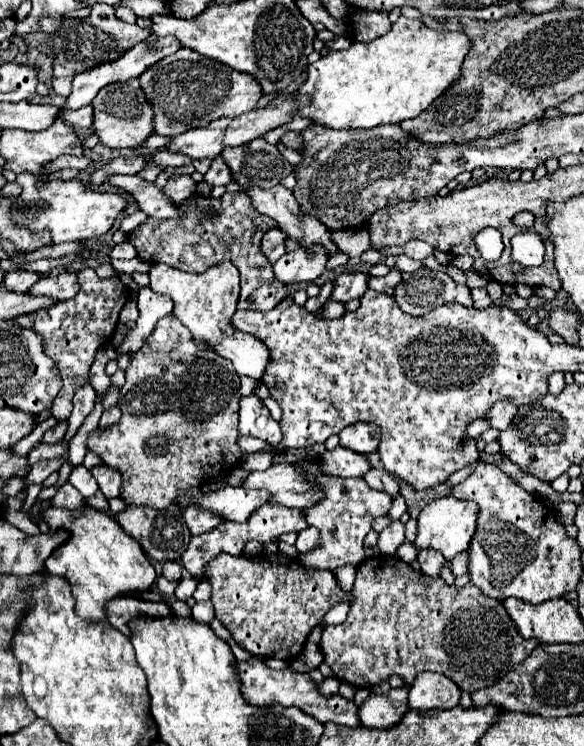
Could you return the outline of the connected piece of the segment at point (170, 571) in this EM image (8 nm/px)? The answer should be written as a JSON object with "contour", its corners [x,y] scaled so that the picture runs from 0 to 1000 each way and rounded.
{"contour":[[[284,753],[277,761],[277,772],[284,777],[308,777],[308,769],[312,769],[312,759],[305,753]]]}

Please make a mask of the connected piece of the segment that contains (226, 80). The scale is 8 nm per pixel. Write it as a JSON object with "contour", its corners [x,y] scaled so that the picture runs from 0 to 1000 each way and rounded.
{"contour":[[[305,67],[274,83],[260,86],[236,102],[240,118],[264,147],[264,180],[301,182],[332,169],[373,158],[404,158],[438,145],[449,129],[442,110],[421,99],[408,99],[377,83],[366,83],[332,67]]]}

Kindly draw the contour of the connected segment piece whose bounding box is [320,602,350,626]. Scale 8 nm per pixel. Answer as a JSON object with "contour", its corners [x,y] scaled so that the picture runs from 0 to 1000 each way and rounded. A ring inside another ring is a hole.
{"contour":[[[586,807],[579,812],[572,812],[555,828],[551,828],[551,839],[562,839],[562,836],[586,836],[586,831],[592,831],[592,823],[596,823],[596,807]]]}

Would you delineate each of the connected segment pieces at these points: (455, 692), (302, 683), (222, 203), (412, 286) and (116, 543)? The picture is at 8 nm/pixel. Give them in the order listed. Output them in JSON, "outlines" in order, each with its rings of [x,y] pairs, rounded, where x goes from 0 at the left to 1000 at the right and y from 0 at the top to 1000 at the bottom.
{"outlines":[[[[723,901],[702,920],[702,949],[777,949],[788,938],[788,925],[777,914],[747,901]]],[[[425,885],[425,887],[408,887],[408,906],[414,914],[414,928],[418,936],[435,944],[435,946],[507,946],[517,954],[538,960],[545,968],[572,968],[586,973],[616,973],[613,968],[613,949],[603,938],[592,938],[582,930],[555,933],[548,928],[548,920],[531,909],[527,901],[503,901],[503,898],[466,898],[459,895],[449,885]]],[[[387,257],[380,265],[360,265],[360,263],[342,263],[332,260],[322,268],[315,268],[308,273],[308,284],[315,287],[312,292],[301,295],[267,295],[267,292],[253,292],[243,303],[229,306],[219,314],[219,324],[233,332],[236,346],[253,351],[253,354],[288,354],[295,359],[315,362],[315,365],[353,365],[360,357],[377,354],[377,351],[397,351],[408,362],[411,362],[411,402],[408,402],[408,416],[442,416],[442,418],[459,418],[466,416],[486,397],[490,397],[490,383],[476,383],[476,378],[469,378],[469,367],[466,367],[466,354],[455,349],[455,343],[445,335],[445,322],[449,316],[462,308],[473,306],[476,300],[469,298],[469,292],[445,287],[435,273],[432,265],[421,257]]],[[[716,362],[716,365],[692,365],[688,378],[675,386],[675,402],[678,408],[705,424],[726,424],[733,416],[743,416],[757,408],[767,405],[784,405],[791,410],[808,410],[805,399],[805,386],[801,383],[784,383],[764,365],[747,365],[747,362]]],[[[154,678],[137,686],[82,681],[75,692],[86,702],[86,710],[113,708],[123,716],[106,732],[99,732],[99,737],[92,737],[92,743],[86,743],[79,751],[79,764],[96,772],[113,772],[130,802],[130,820],[147,834],[185,836],[182,810],[188,804],[226,794],[253,794],[264,783],[267,764],[243,732],[223,716],[216,716],[192,692]]]]}

